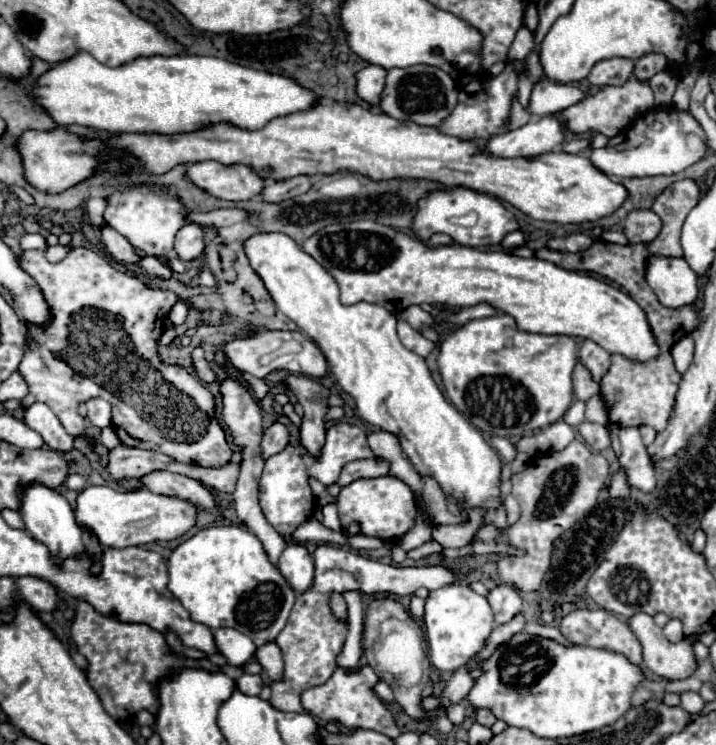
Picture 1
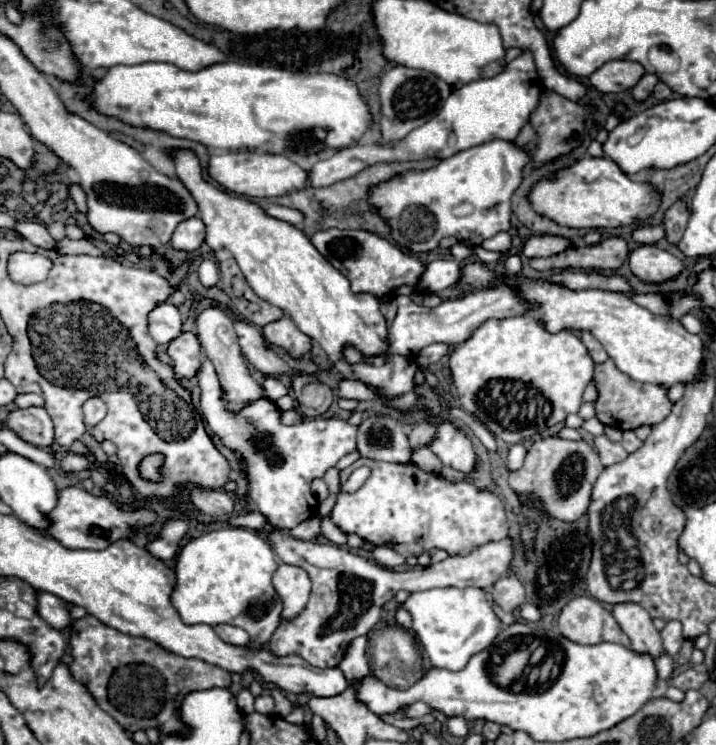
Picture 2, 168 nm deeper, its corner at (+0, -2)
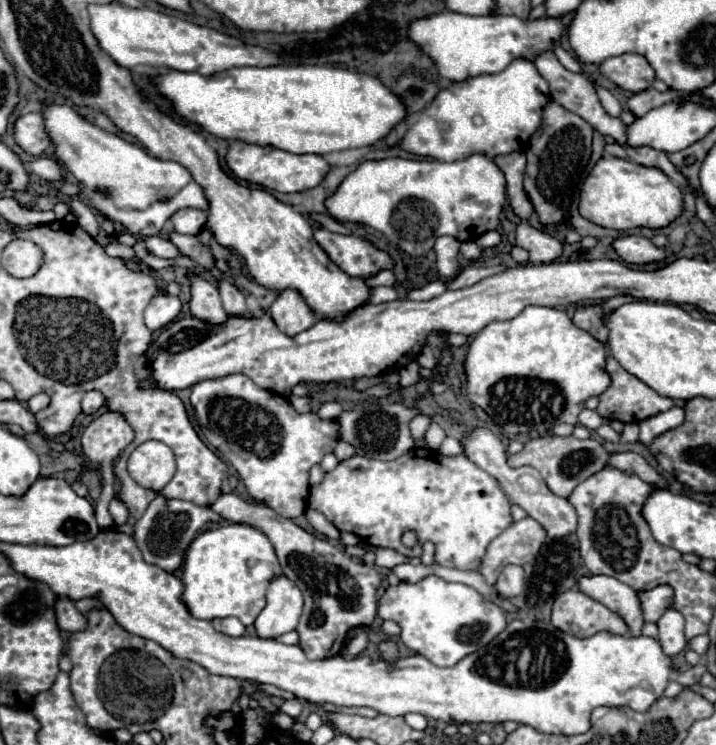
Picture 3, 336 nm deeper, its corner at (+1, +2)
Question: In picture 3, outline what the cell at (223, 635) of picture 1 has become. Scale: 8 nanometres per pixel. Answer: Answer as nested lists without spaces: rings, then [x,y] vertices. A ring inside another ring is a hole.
[[[216,618],[212,620],[212,626],[226,636],[244,636],[246,632],[244,624],[238,618]]]

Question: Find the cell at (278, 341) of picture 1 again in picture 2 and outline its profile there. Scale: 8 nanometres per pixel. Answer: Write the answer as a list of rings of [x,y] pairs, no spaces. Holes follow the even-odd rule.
[[[289,316],[263,326],[263,334],[265,338],[269,338],[269,344],[285,348],[291,356],[303,356],[311,350],[311,338],[303,334]]]

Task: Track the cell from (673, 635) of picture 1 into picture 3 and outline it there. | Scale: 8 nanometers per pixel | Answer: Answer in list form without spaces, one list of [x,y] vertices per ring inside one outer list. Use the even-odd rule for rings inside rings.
[[[666,610],[664,616],[658,620],[660,630],[660,644],[664,654],[676,656],[686,648],[686,636],[684,636],[684,616],[678,610]]]

